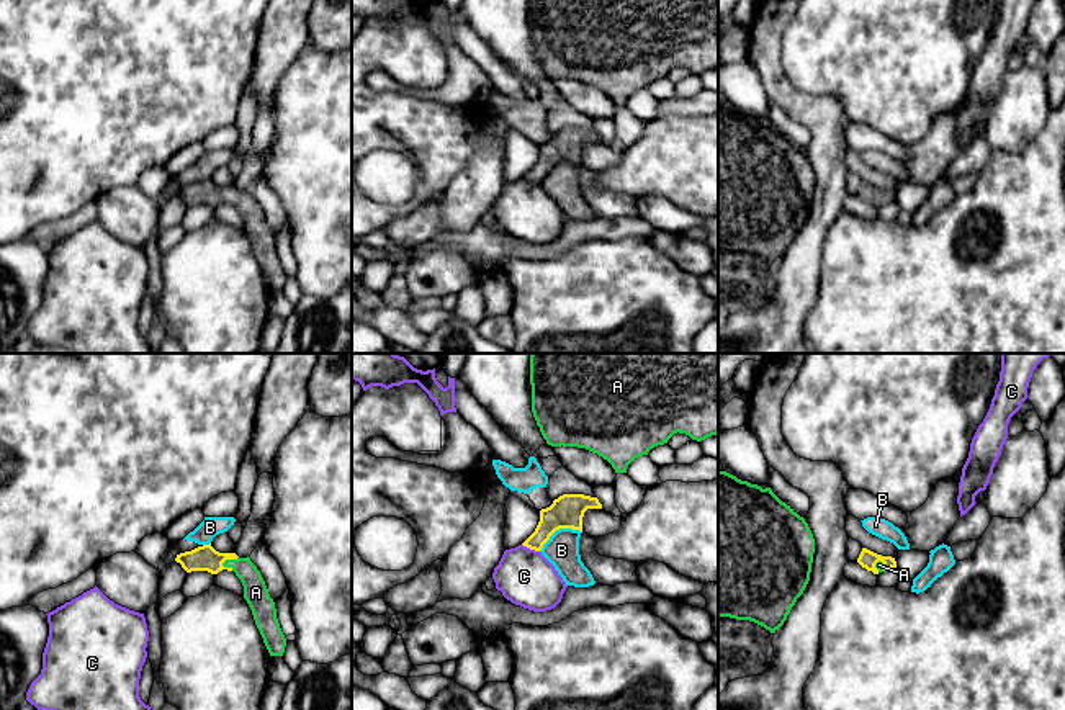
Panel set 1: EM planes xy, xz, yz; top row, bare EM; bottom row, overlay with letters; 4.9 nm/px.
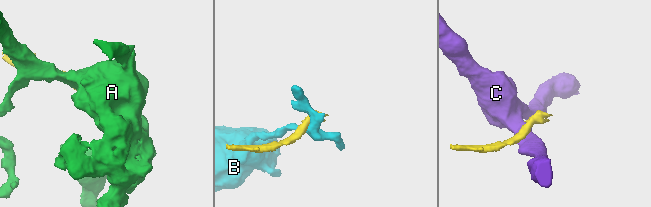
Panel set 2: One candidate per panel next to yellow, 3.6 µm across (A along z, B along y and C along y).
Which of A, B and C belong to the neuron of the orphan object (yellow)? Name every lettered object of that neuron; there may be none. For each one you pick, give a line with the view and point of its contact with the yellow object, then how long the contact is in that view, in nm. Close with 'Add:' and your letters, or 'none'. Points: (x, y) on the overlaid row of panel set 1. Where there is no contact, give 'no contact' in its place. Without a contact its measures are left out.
A: contact xy (229, 558); length 100 nm
Add: A

